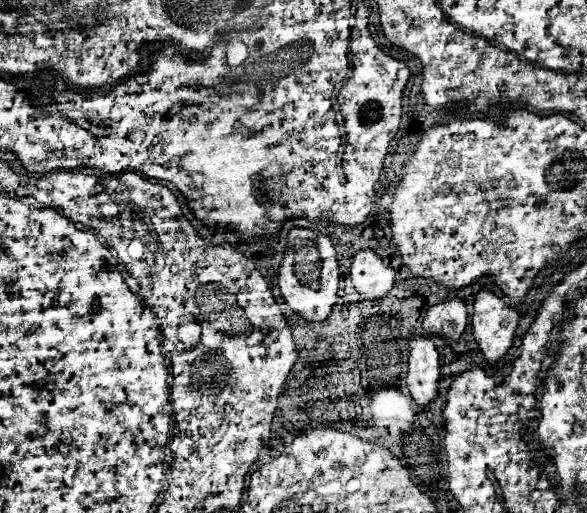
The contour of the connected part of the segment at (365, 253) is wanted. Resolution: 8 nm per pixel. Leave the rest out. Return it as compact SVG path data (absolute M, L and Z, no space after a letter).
M361 250L355 254L349 276L353 286L365 300L385 298L387 292L399 282L399 272L385 264L373 250Z

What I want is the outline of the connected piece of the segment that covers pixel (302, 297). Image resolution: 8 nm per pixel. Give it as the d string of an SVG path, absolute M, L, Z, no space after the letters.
M299 228L291 230L287 240L289 240L289 248L279 268L281 296L285 298L289 308L305 322L323 322L335 306L335 296L341 278L333 242L327 236L319 236L315 232L307 232Z

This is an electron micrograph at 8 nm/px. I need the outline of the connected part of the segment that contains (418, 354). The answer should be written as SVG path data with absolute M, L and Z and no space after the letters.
M413 336L409 340L409 348L407 388L419 406L429 406L437 398L441 380L439 352L429 336Z

